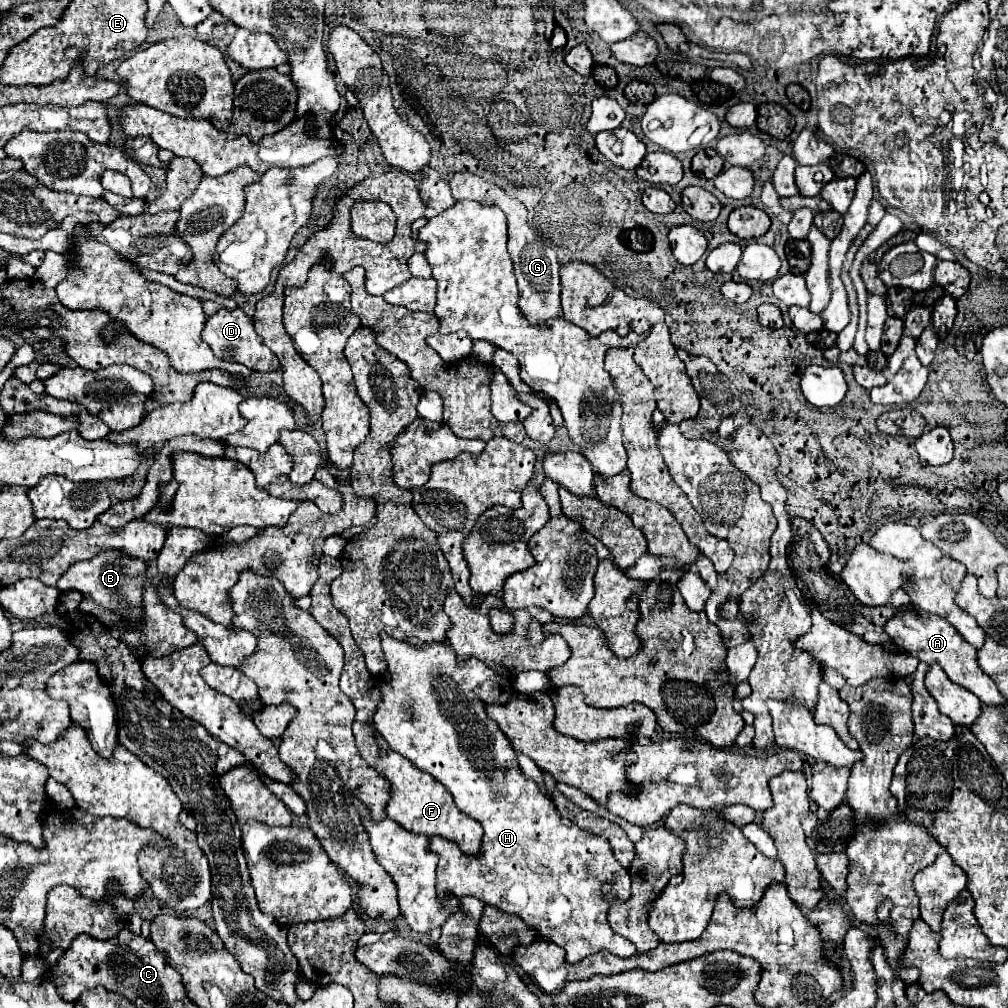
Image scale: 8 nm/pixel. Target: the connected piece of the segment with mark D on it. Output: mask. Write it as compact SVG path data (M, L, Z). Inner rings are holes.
M226 308L218 310L206 322L202 338L204 338L204 342L210 344L210 348L214 350L214 354L220 356L220 358L224 358L224 360L240 362L240 364L244 364L244 366L248 366L250 370L256 370L256 372L274 372L274 370L280 368L278 358L264 344L264 340L256 334L254 320L250 316L246 316L240 308L236 308L236 310L226 310Z

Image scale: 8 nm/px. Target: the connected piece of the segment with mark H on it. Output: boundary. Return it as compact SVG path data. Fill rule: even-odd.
M380 634L382 638L382 650L384 650L384 656L386 656L386 670L384 674L378 678L378 684L380 684L380 692L382 692L382 700L376 708L376 714L374 714L374 724L376 724L376 730L384 736L384 740L390 744L390 748L398 754L402 754L404 758L408 758L416 768L432 774L440 784L444 784L450 794L454 796L454 802L458 804L458 808L466 814L466 816L472 816L476 818L482 828L484 828L484 842L482 842L482 854L478 860L474 858L468 858L460 852L460 848L440 836L432 836L430 838L430 848L432 852L436 852L440 856L440 862L438 862L438 896L442 898L444 892L450 892L452 896L456 898L462 898L462 896L476 896L478 900L482 900L484 904L490 904L490 906L496 906L498 910L502 912L508 912L508 914L516 914L520 916L530 928L534 928L538 932L538 936L542 940L550 940L558 946L562 946L566 950L566 960L568 962L578 962L594 952L600 952L600 950L608 950L616 956L622 956L622 958L630 958L636 948L630 940L626 940L624 936L616 934L610 924L608 924L608 908L614 904L614 902L624 902L628 900L628 896L632 894L630 892L630 876L628 876L628 870L614 858L612 854L612 848L608 844L608 840L604 840L602 836L592 836L576 826L564 826L560 822L560 814L556 812L556 806L538 790L538 786L534 782L530 782L528 778L524 778L524 774L520 772L520 766L518 766L518 760L516 760L516 752L512 750L510 742L506 740L506 736L500 732L500 728L486 716L484 712L484 706L486 704L506 704L510 700L510 696L514 694L514 686L508 678L504 678L502 674L490 670L486 664L482 664L480 660L474 660L474 658L466 658L466 660L458 660L456 652L452 652L452 646L446 642L446 640L440 640L440 642L432 642L432 644L426 644L426 646L418 646L418 644L406 644L406 640L396 640L388 634ZM604 884L610 884L612 890L608 894L602 892Z

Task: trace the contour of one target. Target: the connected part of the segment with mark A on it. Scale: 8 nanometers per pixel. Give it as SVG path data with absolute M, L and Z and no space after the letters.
M902 606L898 608L898 612L886 622L884 632L900 646L904 648L908 654L916 656L920 662L926 664L940 664L944 668L944 672L948 674L948 678L956 684L960 684L962 688L974 692L984 704L1004 704L1004 698L1000 696L996 684L992 682L992 678L988 674L984 674L978 664L976 664L976 648L972 648L972 644L968 644L956 630L952 624L948 624L944 618L938 618L934 614L928 614L916 606Z

